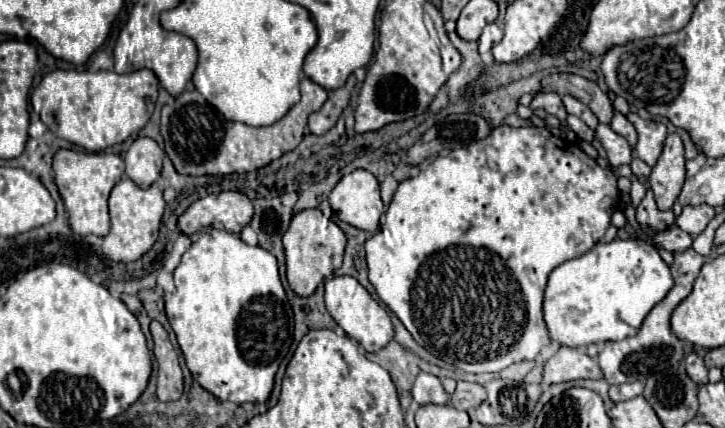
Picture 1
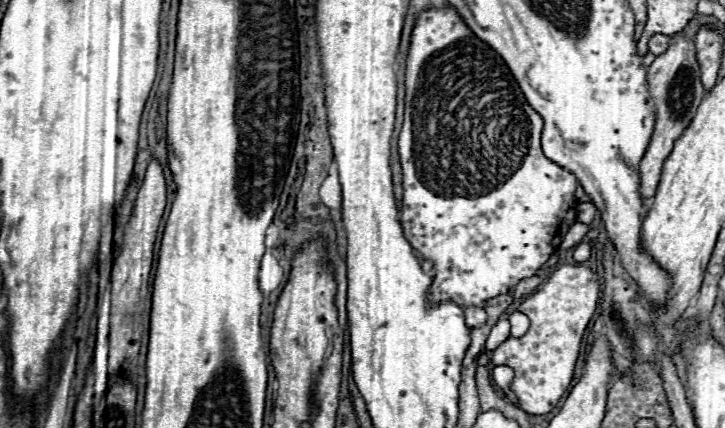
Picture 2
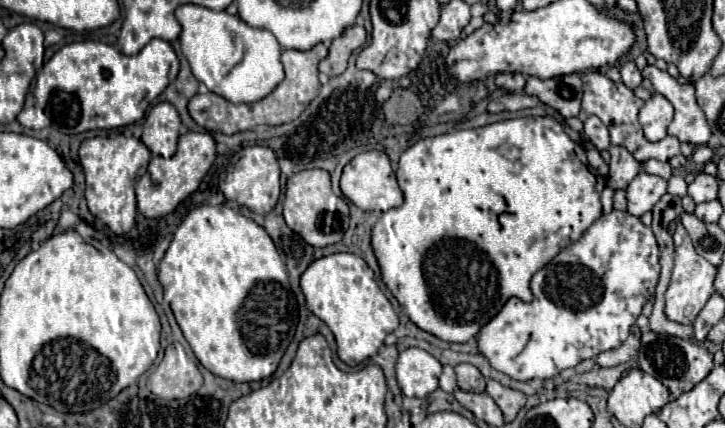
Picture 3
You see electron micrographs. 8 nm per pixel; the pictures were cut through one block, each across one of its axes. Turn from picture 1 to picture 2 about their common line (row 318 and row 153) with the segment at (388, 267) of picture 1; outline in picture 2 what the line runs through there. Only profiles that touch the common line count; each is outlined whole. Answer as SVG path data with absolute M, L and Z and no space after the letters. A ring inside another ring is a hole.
M450 6L442 10L426 10L416 20L416 26L412 30L412 44L406 58L406 112L404 112L404 124L398 136L398 152L400 152L400 164L402 164L402 186L404 186L404 198L402 198L402 212L400 212L400 224L404 230L406 240L412 244L414 250L422 252L424 258L434 262L434 282L430 286L430 302L444 302L450 300L458 306L482 306L486 300L496 298L500 294L506 294L512 290L522 278L536 276L540 266L548 262L552 252L560 246L562 238L570 230L570 226L576 222L576 178L562 166L550 162L542 148L540 148L540 132L542 132L542 118L530 108L524 94L520 92L514 76L502 62L502 58L486 46L480 38L474 36L474 32L462 22L458 12Z

